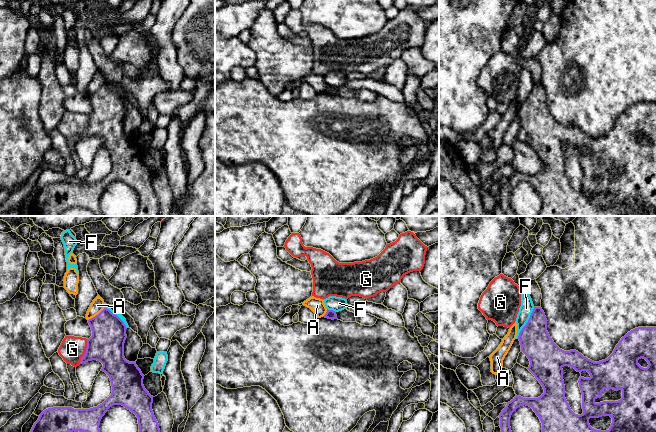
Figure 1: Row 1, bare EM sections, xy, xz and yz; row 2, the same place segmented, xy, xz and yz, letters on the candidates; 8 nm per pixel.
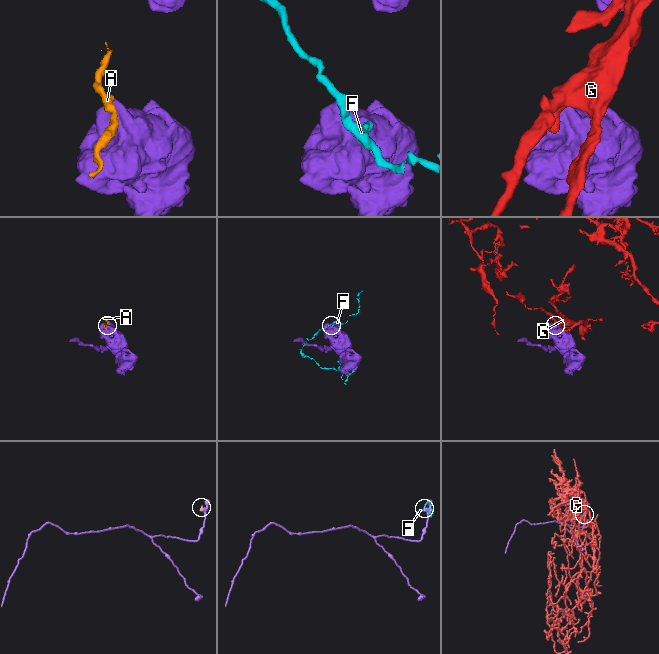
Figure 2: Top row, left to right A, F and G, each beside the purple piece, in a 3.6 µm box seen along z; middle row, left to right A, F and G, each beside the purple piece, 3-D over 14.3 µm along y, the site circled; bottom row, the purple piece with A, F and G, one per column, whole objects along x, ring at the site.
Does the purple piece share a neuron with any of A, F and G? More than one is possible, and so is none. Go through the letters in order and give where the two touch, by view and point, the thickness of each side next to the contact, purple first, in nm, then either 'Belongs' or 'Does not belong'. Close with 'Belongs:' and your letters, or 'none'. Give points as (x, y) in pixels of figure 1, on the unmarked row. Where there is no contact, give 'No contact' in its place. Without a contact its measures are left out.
A: Touches purple at xy (96, 91). Thickness 280 nm (purple) against 100 nm. Does not belong
F: Touches purple at yz (527, 98). Thickness 260 nm (purple) against 110 nm. Does not belong
G: Touches purple at xy (86, 127). Thickness 280 nm (purple) against 200 nm. Does not belong
Belongs: none

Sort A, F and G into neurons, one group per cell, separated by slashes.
A / F / G

